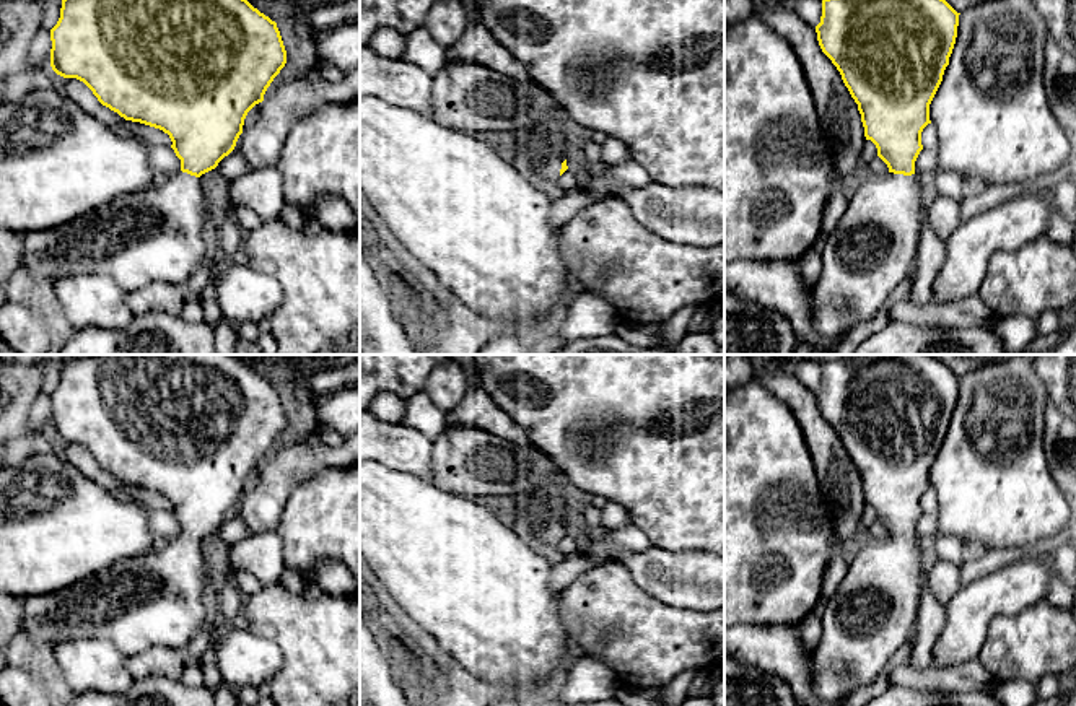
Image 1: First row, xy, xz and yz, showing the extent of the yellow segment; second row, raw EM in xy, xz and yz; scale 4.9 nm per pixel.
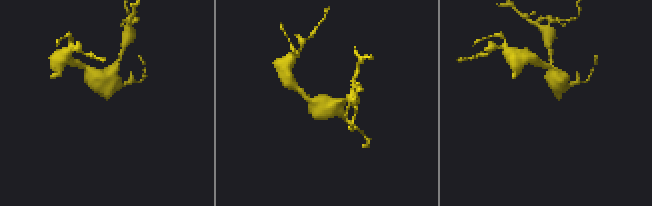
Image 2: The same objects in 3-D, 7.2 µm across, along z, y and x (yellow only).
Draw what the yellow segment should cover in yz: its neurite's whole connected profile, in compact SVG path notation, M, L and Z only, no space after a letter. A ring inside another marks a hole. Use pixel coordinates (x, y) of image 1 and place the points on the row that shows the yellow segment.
M822 0L822 16L816 26L819 46L858 104L866 140L876 145L877 156L889 168L887 174L869 174L848 200L835 229L827 234L820 254L822 273L814 286L814 327L827 338L845 337L856 325L871 320L915 262L928 221L928 208L915 179L915 161L923 150L921 132L931 124L929 104L956 44L959 15L946 0Z

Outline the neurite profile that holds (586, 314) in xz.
M578 290L552 325L563 343L612 335L623 324L617 309L597 291Z

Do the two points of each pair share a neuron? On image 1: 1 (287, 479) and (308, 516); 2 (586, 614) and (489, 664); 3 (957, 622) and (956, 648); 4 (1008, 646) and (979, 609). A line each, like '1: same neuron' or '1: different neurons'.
1: different neurons
2: different neurons
3: same neuron
4: different neurons

